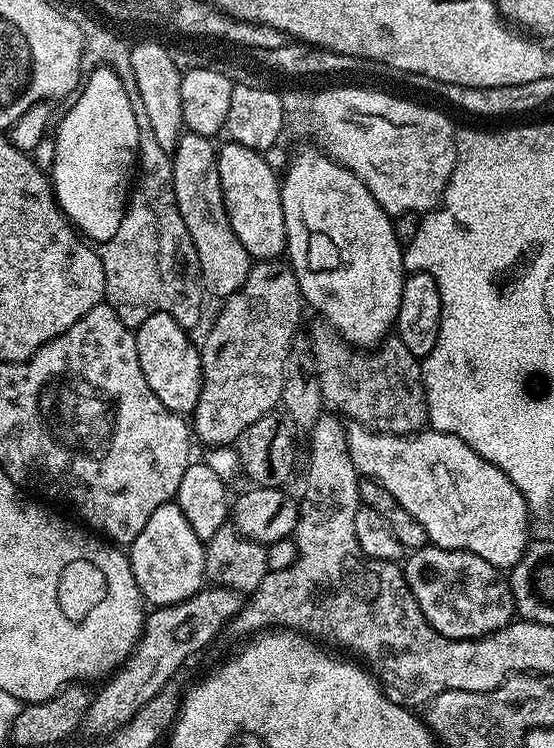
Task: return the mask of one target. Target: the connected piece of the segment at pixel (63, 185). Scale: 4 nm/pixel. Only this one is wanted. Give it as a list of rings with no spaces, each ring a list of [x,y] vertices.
[[[105,64],[97,65],[89,78],[83,81],[82,87],[79,89],[76,102],[72,108],[65,114],[64,118],[59,122],[58,128],[54,130],[54,158],[52,160],[52,172],[50,168],[50,182],[53,186],[53,192],[56,195],[56,200],[60,206],[61,211],[65,216],[72,221],[73,225],[89,240],[96,244],[101,244],[108,241],[114,236],[115,231],[121,226],[121,220],[124,217],[124,211],[127,208],[127,199],[130,195],[130,189],[134,178],[134,171],[139,157],[140,146],[140,131],[137,126],[137,118],[134,114],[132,103],[129,100],[129,96],[126,94],[126,90],[123,89],[121,79],[118,78],[115,71],[109,68]]]

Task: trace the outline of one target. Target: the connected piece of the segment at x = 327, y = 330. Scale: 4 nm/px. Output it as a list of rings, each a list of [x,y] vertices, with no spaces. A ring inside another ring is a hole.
[[[319,323],[310,331],[310,339],[320,394],[329,409],[335,410],[341,417],[349,416],[349,421],[371,428],[373,432],[385,432],[391,436],[411,436],[428,424],[422,364],[418,357],[406,350],[406,346],[402,346],[399,336],[389,335],[368,351],[343,340],[327,323]]]

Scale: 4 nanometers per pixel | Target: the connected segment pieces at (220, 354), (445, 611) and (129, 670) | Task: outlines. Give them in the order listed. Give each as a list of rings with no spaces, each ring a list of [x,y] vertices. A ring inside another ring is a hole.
[[[287,259],[258,260],[251,265],[245,284],[223,301],[224,309],[216,316],[212,329],[199,345],[202,366],[202,390],[198,394],[196,408],[190,413],[190,424],[197,441],[209,447],[225,447],[235,443],[237,437],[258,418],[269,415],[272,407],[280,404],[284,389],[282,370],[286,366],[286,354],[290,354],[293,338],[301,329],[300,308],[302,297],[298,278]]]
[[[429,546],[415,549],[403,561],[404,577],[430,626],[451,640],[477,640],[479,636],[491,636],[493,632],[502,630],[513,623],[517,615],[516,603],[512,597],[512,585],[502,577],[501,569],[490,562],[478,558],[478,554],[470,554],[462,550],[437,548]]]
[[[205,586],[177,604],[153,607],[144,617],[144,629],[140,631],[140,639],[128,659],[103,685],[105,688],[91,697],[86,715],[87,726],[115,730],[134,718],[137,710],[146,706],[150,698],[157,696],[170,683],[172,675],[187,662],[188,656],[202,651],[222,628],[227,629],[231,625],[241,607],[241,593],[232,588],[215,586]]]

